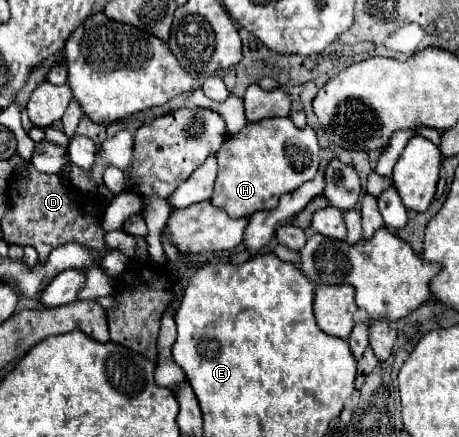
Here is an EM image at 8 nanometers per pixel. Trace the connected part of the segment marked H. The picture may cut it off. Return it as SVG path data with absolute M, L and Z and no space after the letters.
M264 118L256 124L250 124L240 134L230 136L218 150L218 176L210 202L232 218L246 218L256 210L272 210L282 194L294 192L304 182L316 176L320 164L318 150L320 146L316 140L316 132L308 126L304 130L298 130L290 118Z

